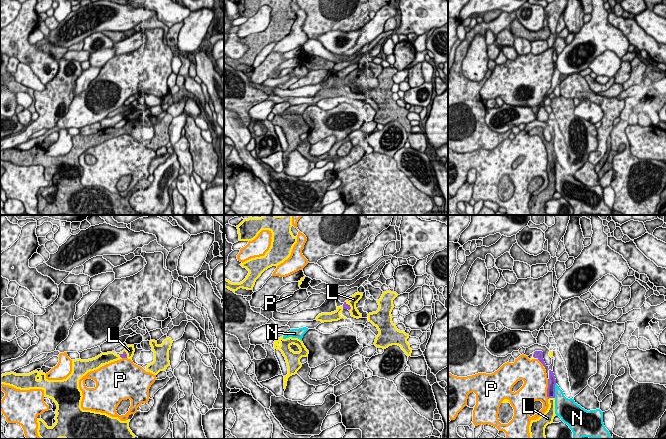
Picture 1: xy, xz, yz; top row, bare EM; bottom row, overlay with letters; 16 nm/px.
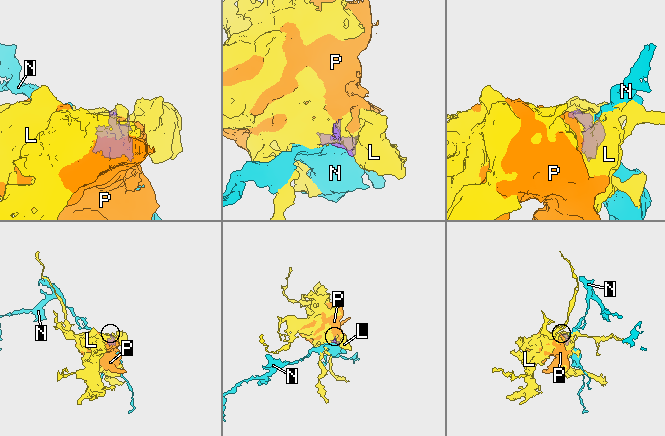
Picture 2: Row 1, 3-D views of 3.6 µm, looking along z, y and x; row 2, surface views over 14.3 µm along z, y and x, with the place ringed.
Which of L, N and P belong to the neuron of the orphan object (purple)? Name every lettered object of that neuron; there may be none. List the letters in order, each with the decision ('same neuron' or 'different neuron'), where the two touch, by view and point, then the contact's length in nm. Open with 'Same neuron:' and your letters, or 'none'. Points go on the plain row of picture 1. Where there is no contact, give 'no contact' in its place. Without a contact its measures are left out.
Same neuron: L
L: same neuron | yz (551, 173) | 120 nm
N: different neuron | yz (554, 167) | 220 nm
P: different neuron | yz (547, 165) | 320 nm

